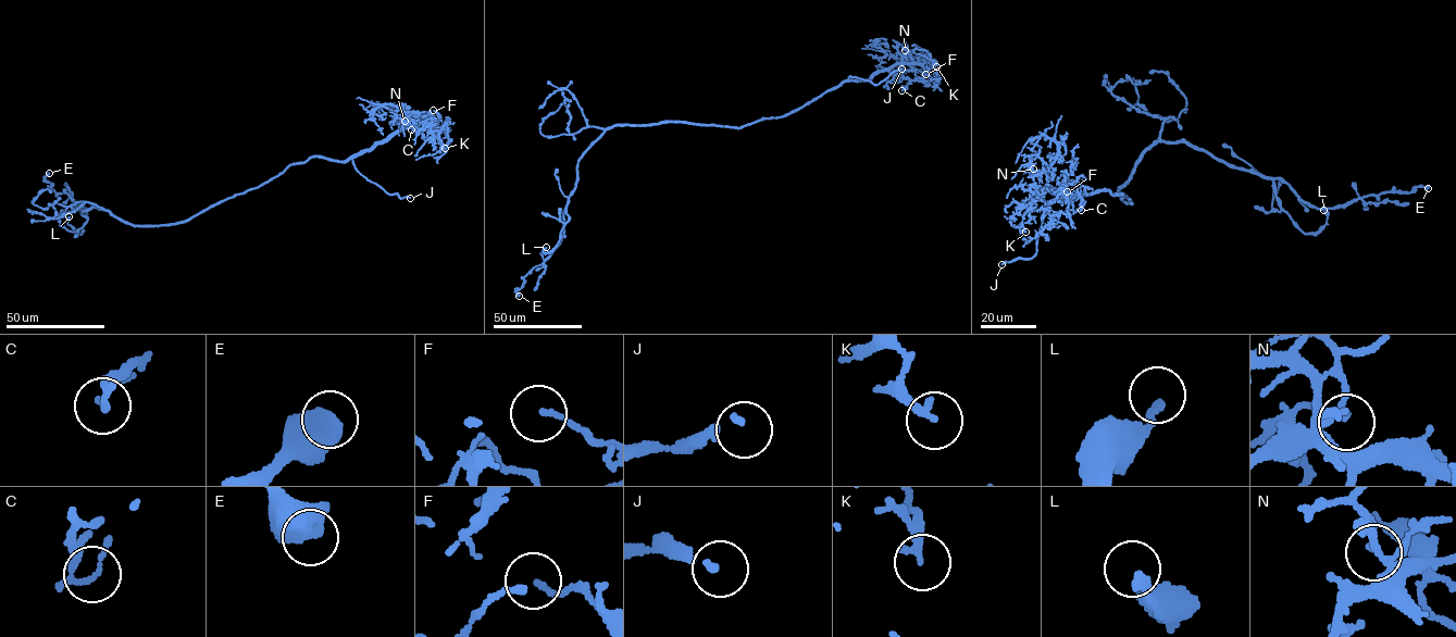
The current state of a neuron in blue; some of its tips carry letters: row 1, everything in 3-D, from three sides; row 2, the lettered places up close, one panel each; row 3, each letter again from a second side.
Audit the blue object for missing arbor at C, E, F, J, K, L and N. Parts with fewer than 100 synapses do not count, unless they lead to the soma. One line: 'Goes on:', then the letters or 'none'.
Goes on: J

